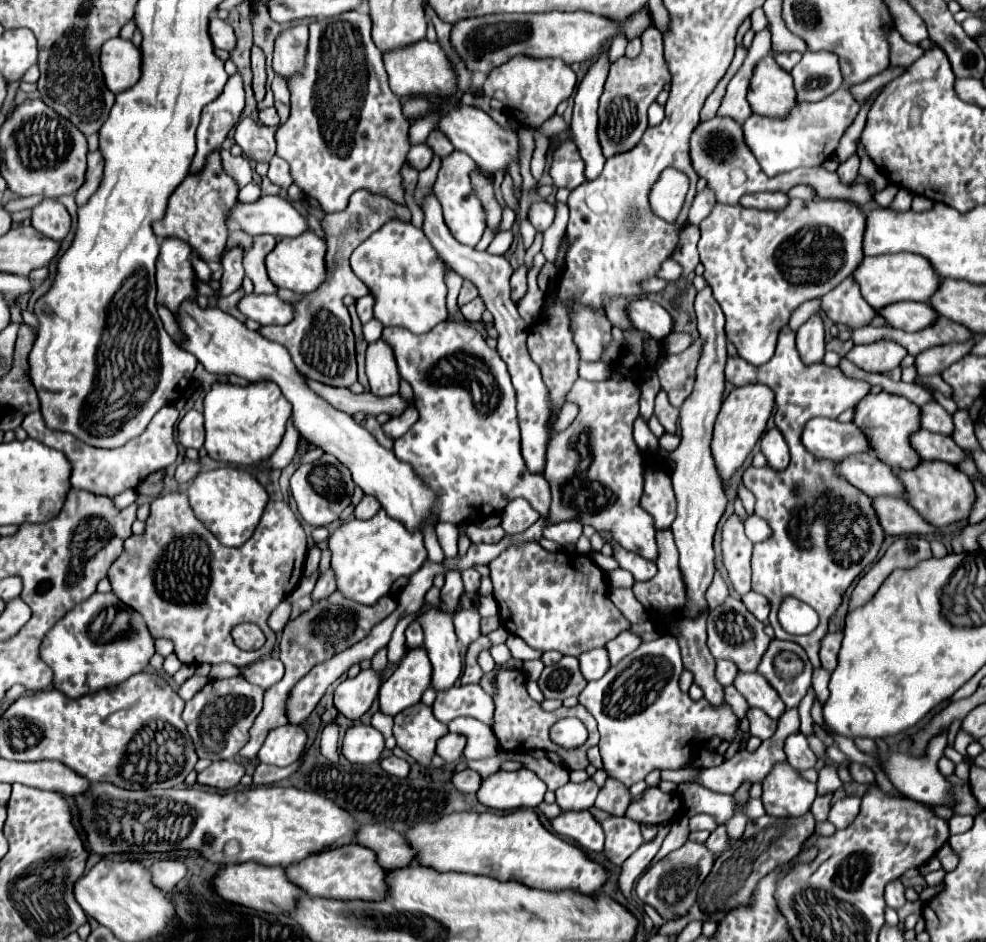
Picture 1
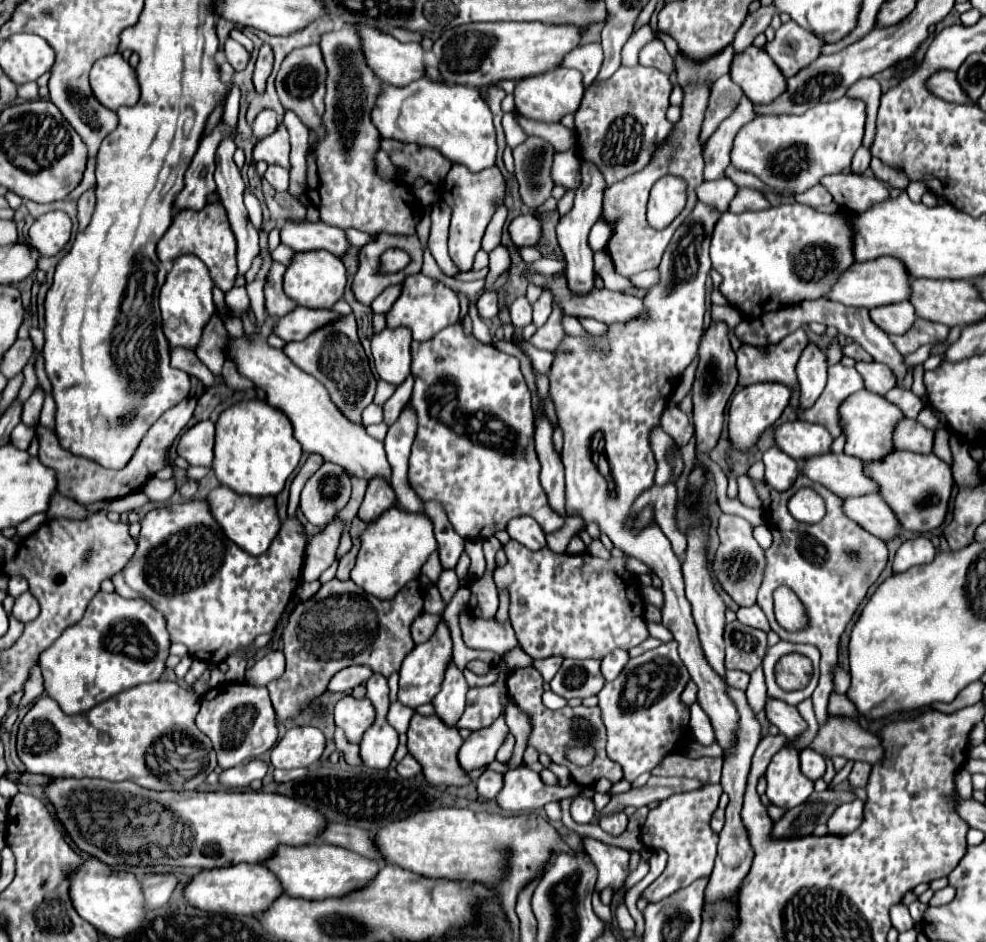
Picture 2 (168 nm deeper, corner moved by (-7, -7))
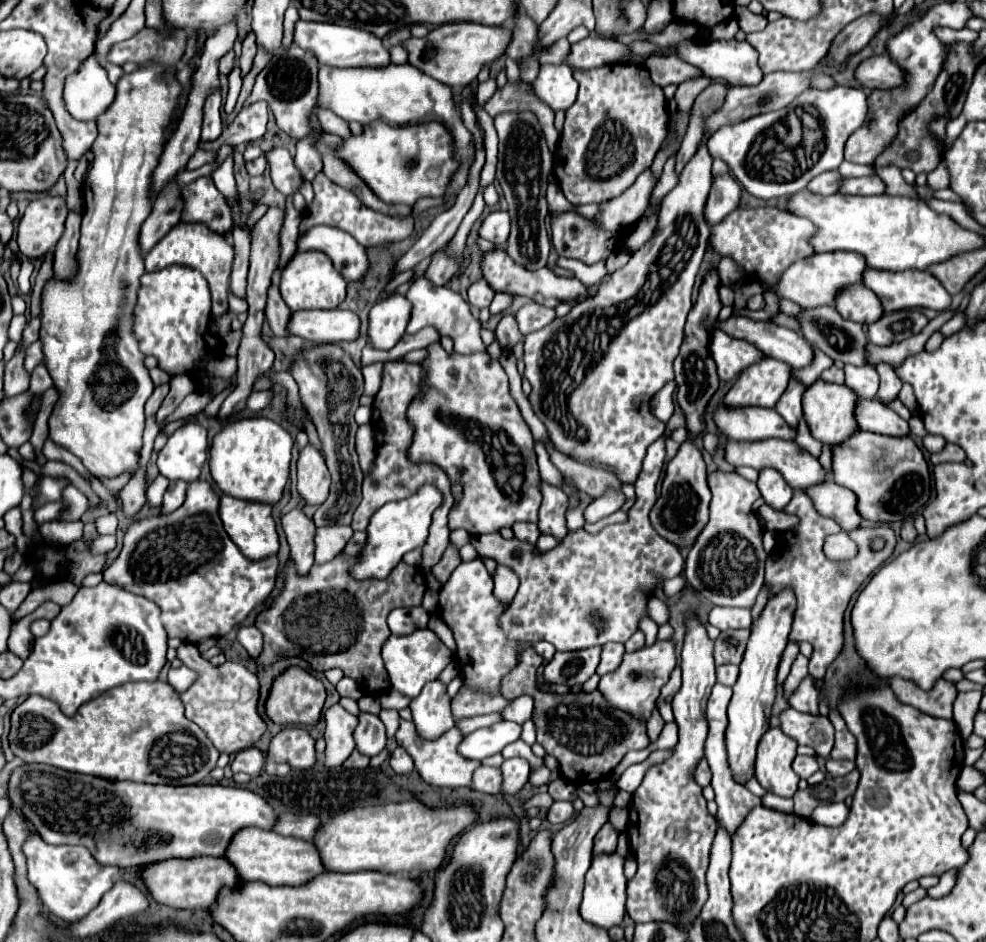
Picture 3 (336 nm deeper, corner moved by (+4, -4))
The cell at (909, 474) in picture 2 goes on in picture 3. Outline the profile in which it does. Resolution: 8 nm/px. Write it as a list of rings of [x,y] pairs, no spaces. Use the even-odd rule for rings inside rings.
[[[855,430],[845,442],[831,446],[833,452],[833,480],[849,488],[857,496],[857,510],[871,522],[897,522],[913,516],[929,500],[929,468],[923,452],[917,448],[911,436],[889,438],[885,434],[873,434]]]

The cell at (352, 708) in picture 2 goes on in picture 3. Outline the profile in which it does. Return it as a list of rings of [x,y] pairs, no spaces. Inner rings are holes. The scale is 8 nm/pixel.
[[[335,704],[325,712],[325,722],[327,722],[327,728],[325,728],[325,740],[327,740],[325,766],[337,768],[355,750],[353,730],[357,726],[357,716],[349,714],[345,708]]]

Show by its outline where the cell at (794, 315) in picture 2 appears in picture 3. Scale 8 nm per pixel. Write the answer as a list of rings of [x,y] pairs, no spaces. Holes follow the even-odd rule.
[[[881,362],[879,366],[881,368],[877,368],[877,372],[881,376],[881,384],[879,384],[879,390],[877,390],[877,400],[881,400],[881,402],[893,402],[899,396],[901,382],[899,382],[897,374],[893,372],[893,368],[889,364]]]

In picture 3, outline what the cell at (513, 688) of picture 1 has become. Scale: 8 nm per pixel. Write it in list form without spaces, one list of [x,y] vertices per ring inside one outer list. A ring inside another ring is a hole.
[[[527,648],[521,654],[519,664],[509,672],[509,676],[505,676],[501,694],[505,698],[519,698],[523,694],[533,696],[533,722],[537,726],[537,742],[545,748],[547,754],[559,760],[559,770],[569,782],[597,782],[607,778],[629,750],[641,750],[649,746],[645,722],[637,722],[637,718],[625,714],[623,710],[613,710],[613,706],[601,698],[599,690],[581,690],[577,694],[541,692],[535,682],[535,672],[541,666],[541,660],[543,658],[533,648]]]

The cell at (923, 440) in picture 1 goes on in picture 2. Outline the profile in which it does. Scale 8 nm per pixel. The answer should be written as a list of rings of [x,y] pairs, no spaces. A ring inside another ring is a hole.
[[[902,419],[894,431],[894,447],[912,453],[932,453],[934,431],[928,431],[914,419]]]

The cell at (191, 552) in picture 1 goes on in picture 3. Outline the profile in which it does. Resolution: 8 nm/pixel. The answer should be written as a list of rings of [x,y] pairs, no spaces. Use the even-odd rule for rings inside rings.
[[[195,480],[187,488],[187,498],[173,514],[157,514],[145,520],[133,522],[125,534],[123,548],[117,560],[103,572],[105,582],[117,584],[133,594],[145,596],[161,608],[161,620],[169,638],[181,638],[195,644],[199,638],[221,638],[235,630],[273,590],[277,576],[277,556],[263,560],[245,558],[239,548],[227,536],[219,518],[219,496],[207,480]]]

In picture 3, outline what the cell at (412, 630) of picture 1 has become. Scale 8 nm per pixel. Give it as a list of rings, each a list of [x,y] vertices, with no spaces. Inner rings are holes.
[[[411,606],[411,608],[395,608],[387,616],[387,624],[391,634],[405,636],[415,632],[417,628],[425,628],[429,620],[429,612],[423,606]]]

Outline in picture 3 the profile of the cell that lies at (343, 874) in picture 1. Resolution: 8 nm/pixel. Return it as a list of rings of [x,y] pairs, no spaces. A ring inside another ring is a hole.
[[[249,826],[247,830],[237,830],[237,834],[233,834],[229,850],[225,850],[225,856],[235,866],[237,876],[243,882],[261,880],[269,886],[299,886],[325,872],[325,868],[321,866],[321,856],[313,842],[287,838],[269,830],[257,830],[255,826]]]

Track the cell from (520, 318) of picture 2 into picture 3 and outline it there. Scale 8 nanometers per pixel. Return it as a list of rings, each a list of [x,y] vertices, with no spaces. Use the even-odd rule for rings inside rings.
[[[503,316],[501,318],[501,322],[499,322],[497,330],[495,330],[495,338],[497,338],[499,346],[507,348],[507,350],[513,350],[513,346],[523,340],[523,334],[517,328],[515,316]]]

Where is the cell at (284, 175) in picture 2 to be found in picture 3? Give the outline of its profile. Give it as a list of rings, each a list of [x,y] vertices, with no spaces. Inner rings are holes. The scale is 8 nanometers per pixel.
[[[259,156],[253,162],[245,162],[245,166],[247,166],[249,176],[261,176],[265,172],[265,168],[267,168],[267,160],[265,160],[265,156]]]

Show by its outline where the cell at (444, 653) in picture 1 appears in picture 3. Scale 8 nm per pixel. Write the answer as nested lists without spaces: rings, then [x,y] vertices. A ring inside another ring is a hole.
[[[439,680],[429,682],[417,698],[411,702],[413,722],[421,738],[435,740],[455,726],[451,716],[451,698],[445,692],[445,684]]]

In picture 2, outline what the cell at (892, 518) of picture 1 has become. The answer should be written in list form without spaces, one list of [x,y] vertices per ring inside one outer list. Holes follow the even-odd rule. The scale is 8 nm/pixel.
[[[878,493],[844,499],[844,513],[884,541],[890,541],[900,533],[900,521],[896,521],[896,513],[888,509],[888,503],[884,503]]]

